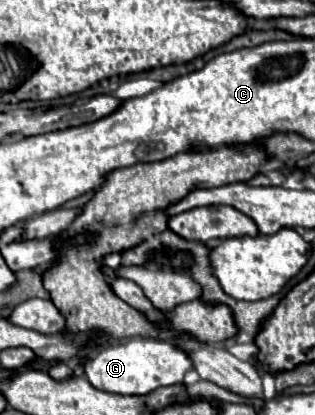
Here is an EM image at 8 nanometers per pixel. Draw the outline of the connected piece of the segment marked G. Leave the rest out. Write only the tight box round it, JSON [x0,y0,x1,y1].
[85,338,193,394]

